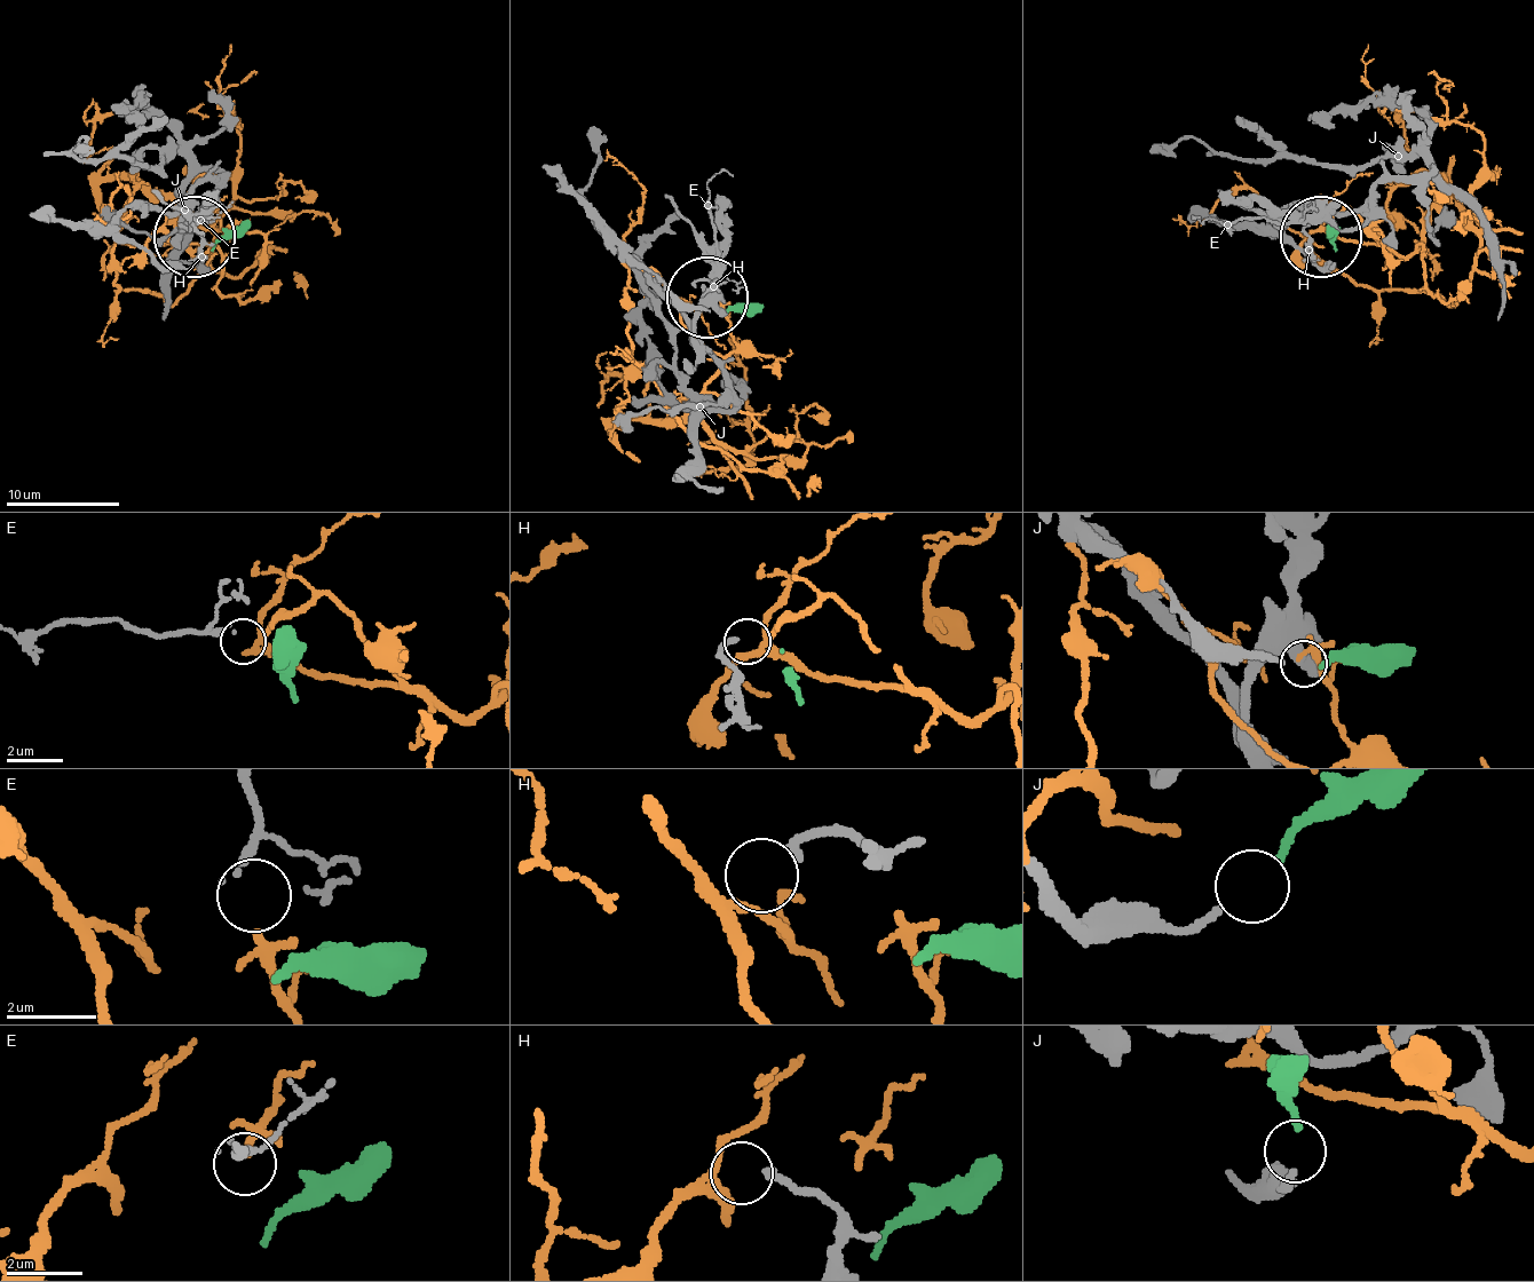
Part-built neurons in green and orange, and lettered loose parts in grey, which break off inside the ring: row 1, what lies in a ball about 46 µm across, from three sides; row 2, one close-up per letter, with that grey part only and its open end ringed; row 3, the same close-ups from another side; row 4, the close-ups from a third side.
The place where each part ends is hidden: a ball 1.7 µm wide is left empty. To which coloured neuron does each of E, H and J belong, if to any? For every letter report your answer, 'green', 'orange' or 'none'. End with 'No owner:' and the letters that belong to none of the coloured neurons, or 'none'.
E: orange
H: none
J: green
No owner: H

